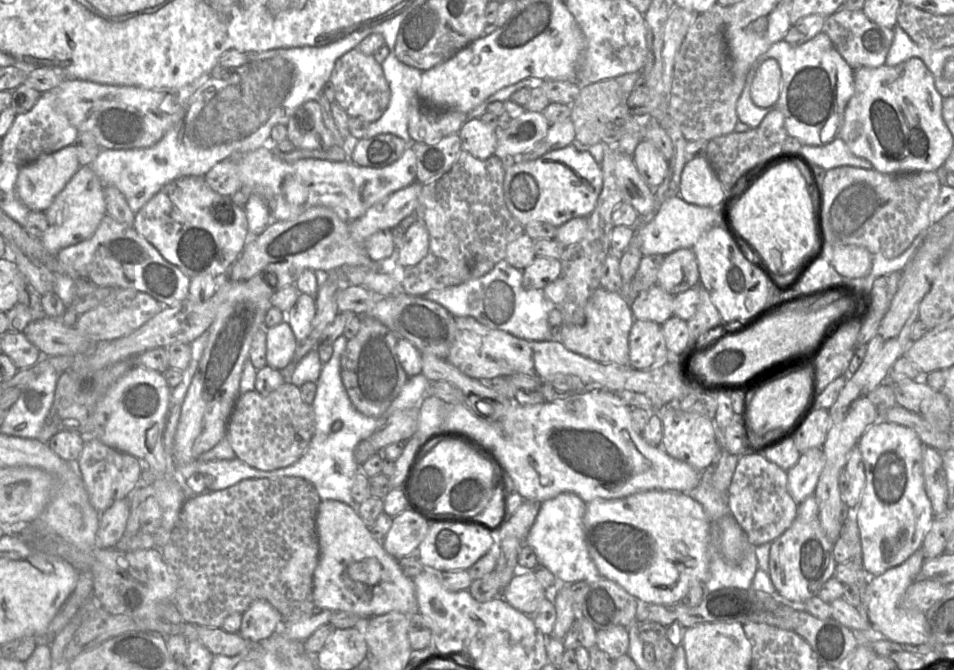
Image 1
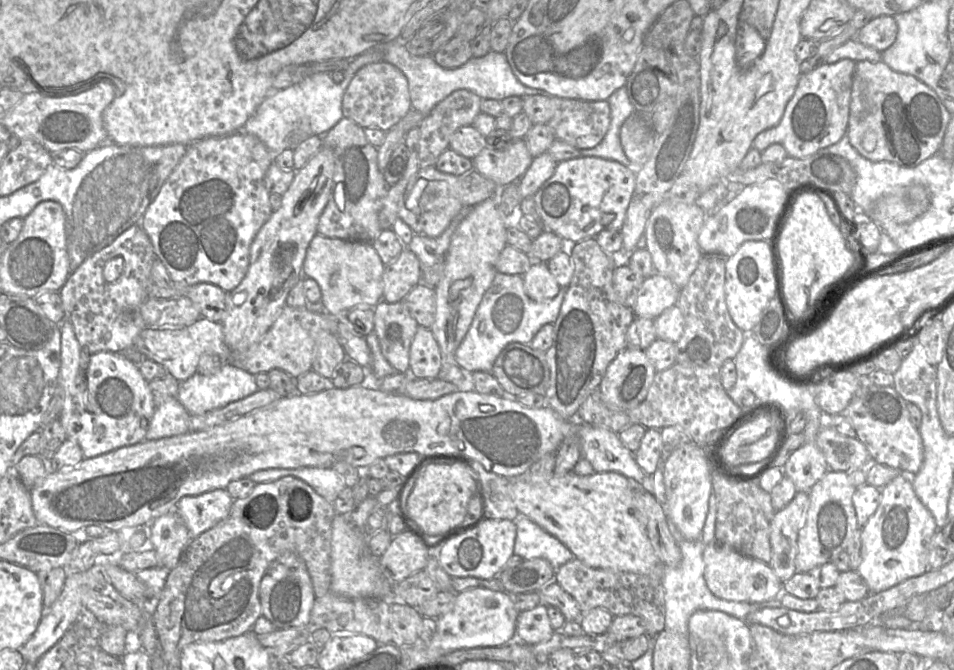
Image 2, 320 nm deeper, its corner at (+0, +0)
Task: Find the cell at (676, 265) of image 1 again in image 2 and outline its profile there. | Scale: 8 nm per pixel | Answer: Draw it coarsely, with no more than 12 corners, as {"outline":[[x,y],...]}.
{"outline":[[654,272],[640,287],[635,317],[656,319],[676,305],[680,289]]}

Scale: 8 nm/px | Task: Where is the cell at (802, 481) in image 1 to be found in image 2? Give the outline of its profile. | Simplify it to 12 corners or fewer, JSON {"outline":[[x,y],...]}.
{"outline":[[797,492],[770,521],[771,561],[784,583],[795,575],[798,531],[809,494]]}

